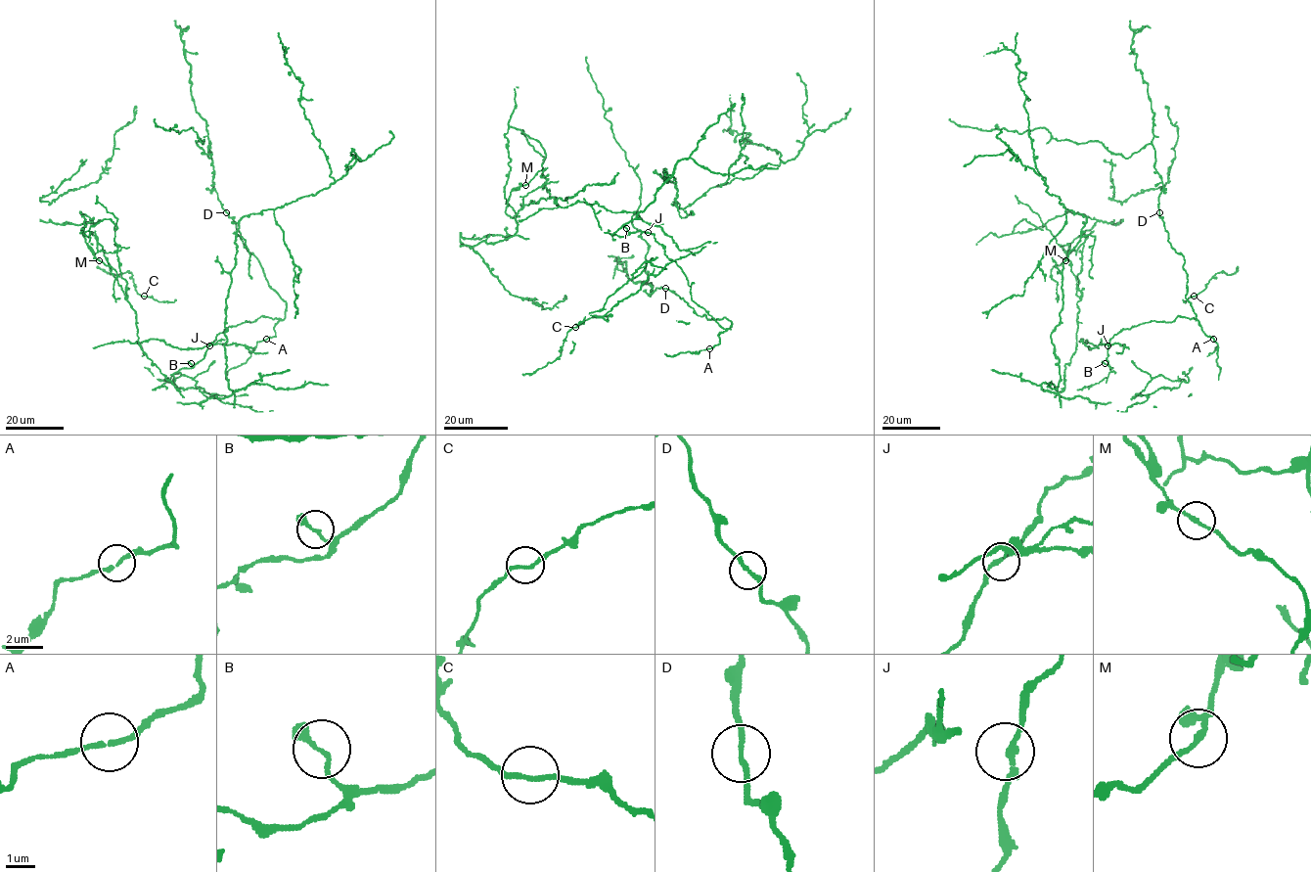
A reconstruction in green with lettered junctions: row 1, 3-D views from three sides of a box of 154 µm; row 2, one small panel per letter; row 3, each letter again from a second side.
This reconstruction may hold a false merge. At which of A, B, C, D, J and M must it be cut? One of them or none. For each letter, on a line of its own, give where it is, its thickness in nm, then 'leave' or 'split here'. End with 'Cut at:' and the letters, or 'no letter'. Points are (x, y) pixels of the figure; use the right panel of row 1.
A: (1213, 339) | 180 nm | leave
B: (1105, 363) | 160 nm | leave
C: (1194, 296) | 170 nm | leave
D: (1159, 212) | 170 nm | leave
J: (1107, 345) | 180 nm | leave
M: (1065, 260) | 170 nm | leave
Cut at: no letter

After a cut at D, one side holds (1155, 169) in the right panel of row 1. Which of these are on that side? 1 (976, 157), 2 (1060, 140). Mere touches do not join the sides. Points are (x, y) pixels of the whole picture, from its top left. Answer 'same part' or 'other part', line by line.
1: other part
2: same part

